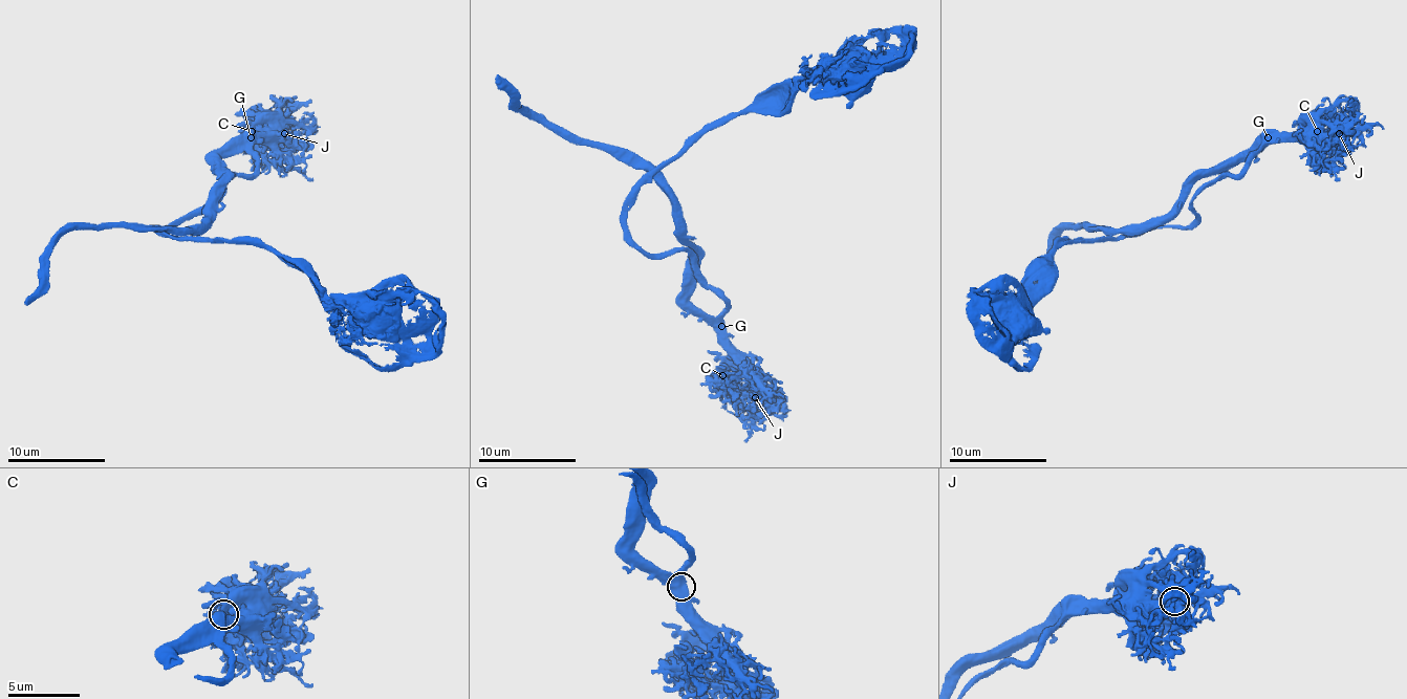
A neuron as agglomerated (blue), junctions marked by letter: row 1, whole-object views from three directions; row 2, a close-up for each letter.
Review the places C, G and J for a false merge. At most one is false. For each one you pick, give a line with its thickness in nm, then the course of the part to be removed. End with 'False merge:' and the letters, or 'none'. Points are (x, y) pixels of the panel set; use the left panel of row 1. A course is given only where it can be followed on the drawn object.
False merge: none

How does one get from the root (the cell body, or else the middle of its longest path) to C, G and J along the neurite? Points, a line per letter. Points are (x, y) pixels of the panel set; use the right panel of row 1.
C: (1015, 321), (1026, 269), (1056, 243), (1155, 223), (1199, 177), (1300, 129), (1317, 131)
G: (1015, 321), (1026, 269), (1056, 243), (1155, 223), (1199, 177), (1268, 138)
J: (1015, 321), (1026, 269), (1056, 243), (1155, 223), (1199, 177), (1275, 140), (1339, 133)

